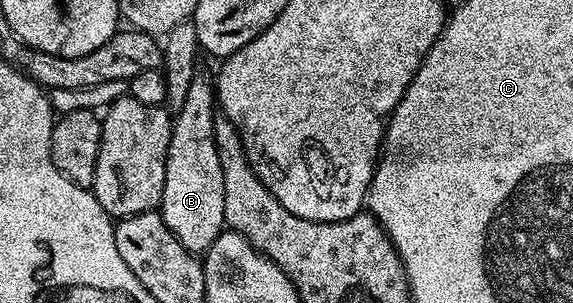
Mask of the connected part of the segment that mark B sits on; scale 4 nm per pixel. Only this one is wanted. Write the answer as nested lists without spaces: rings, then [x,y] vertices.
[[[199,74],[187,89],[187,98],[183,98],[183,106],[175,110],[172,117],[173,129],[171,142],[167,146],[167,162],[165,163],[165,181],[159,211],[168,229],[171,230],[179,242],[189,252],[204,254],[208,252],[211,242],[219,238],[219,234],[226,227],[223,214],[223,166],[219,166],[219,150],[215,146],[215,88],[212,83],[204,80],[204,75]]]

